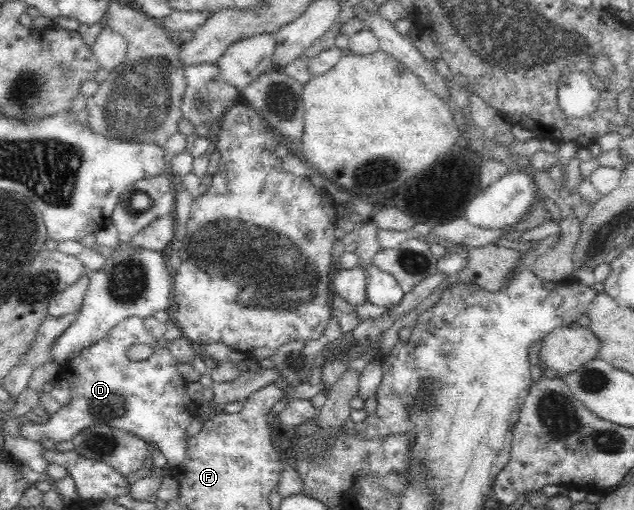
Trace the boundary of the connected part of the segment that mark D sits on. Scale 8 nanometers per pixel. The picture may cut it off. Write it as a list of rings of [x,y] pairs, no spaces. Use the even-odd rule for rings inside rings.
[[[137,316],[123,319],[103,339],[65,362],[69,365],[73,401],[50,414],[47,423],[20,423],[20,435],[39,443],[49,438],[57,444],[71,440],[87,427],[108,425],[136,435],[148,444],[154,443],[171,467],[181,465],[187,451],[187,428],[196,415],[195,402],[187,394],[187,382],[177,370],[179,362],[171,351],[157,346],[158,339],[149,333],[143,319]],[[137,344],[151,346],[155,351],[145,361],[129,360],[126,351]]]

